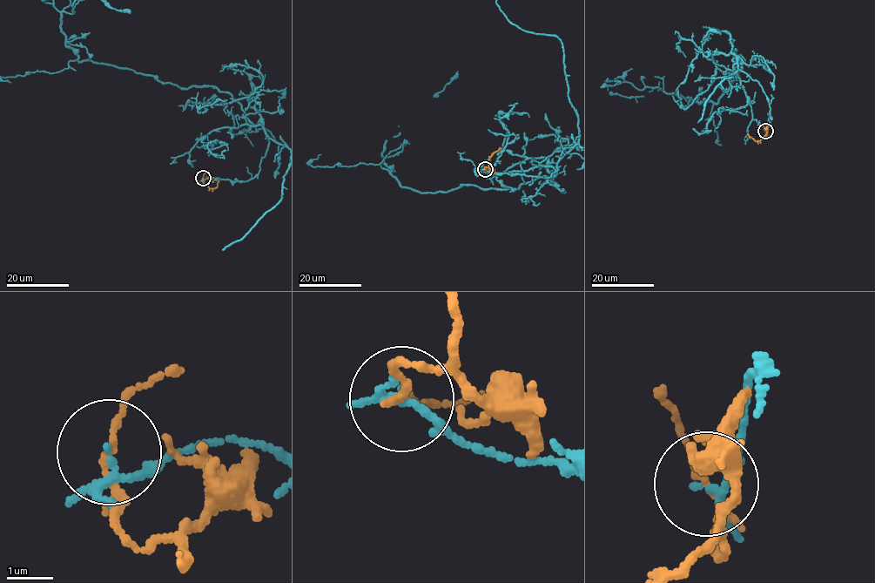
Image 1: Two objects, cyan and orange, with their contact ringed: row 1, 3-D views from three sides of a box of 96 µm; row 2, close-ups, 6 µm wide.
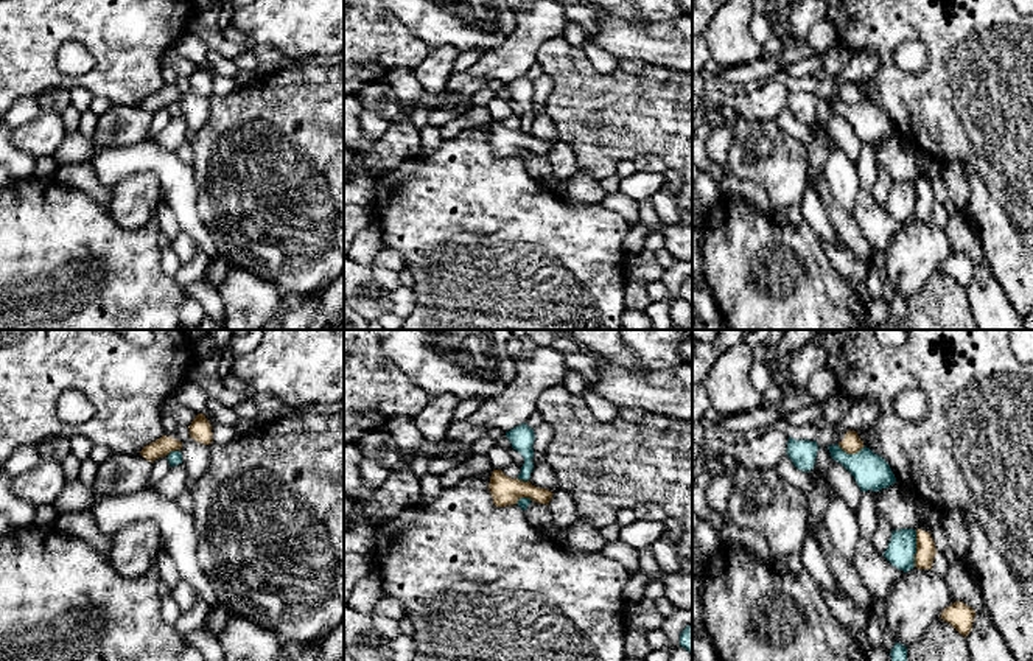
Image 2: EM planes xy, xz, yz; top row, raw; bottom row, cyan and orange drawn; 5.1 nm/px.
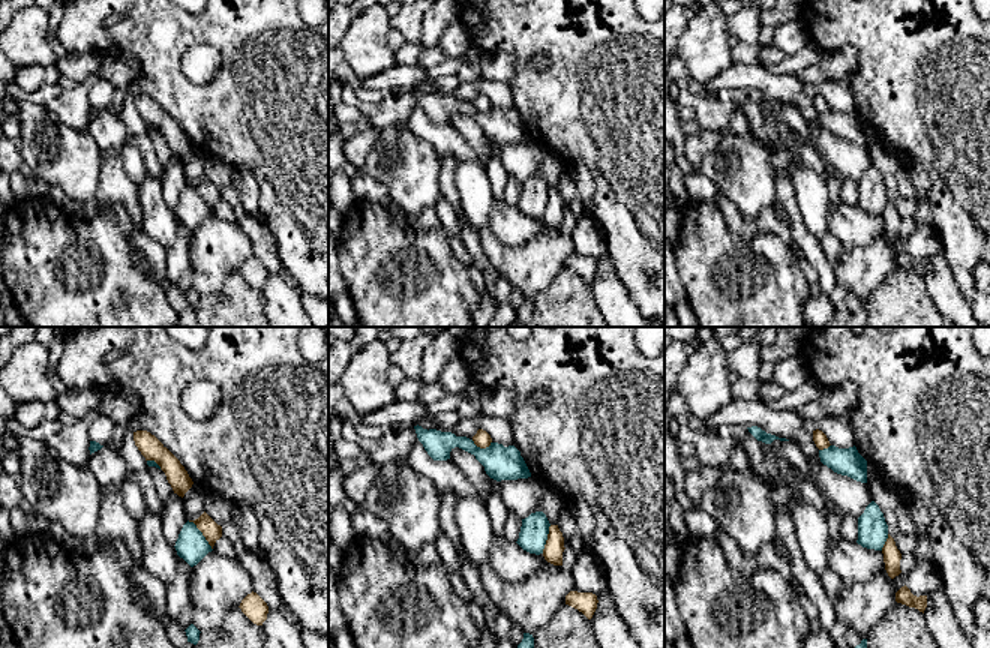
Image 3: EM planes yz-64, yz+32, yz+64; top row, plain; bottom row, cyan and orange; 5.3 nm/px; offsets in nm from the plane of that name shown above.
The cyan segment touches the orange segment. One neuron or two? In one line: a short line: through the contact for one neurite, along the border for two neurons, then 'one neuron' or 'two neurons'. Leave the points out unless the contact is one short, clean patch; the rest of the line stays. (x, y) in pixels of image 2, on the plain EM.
line yz (917, 182), (913, 218); two neurons

